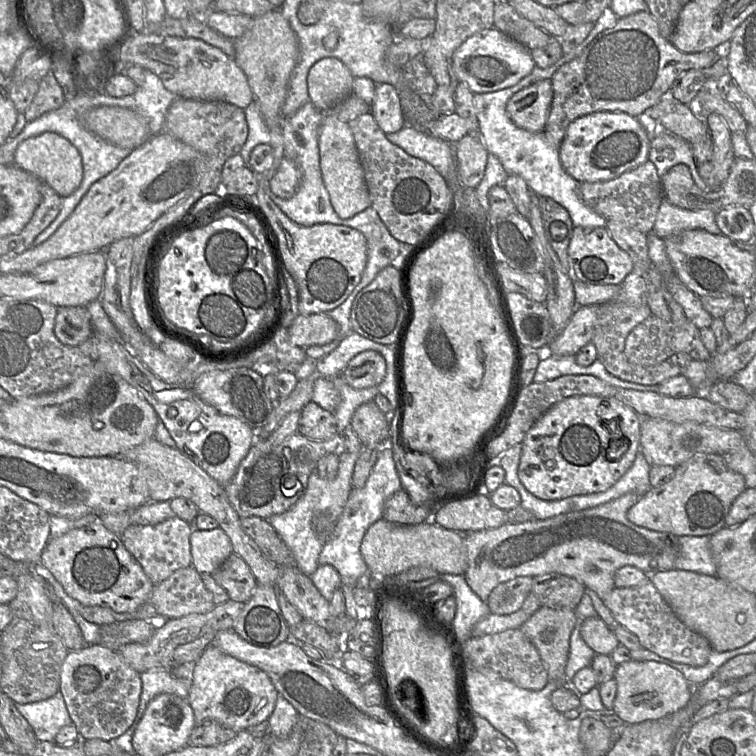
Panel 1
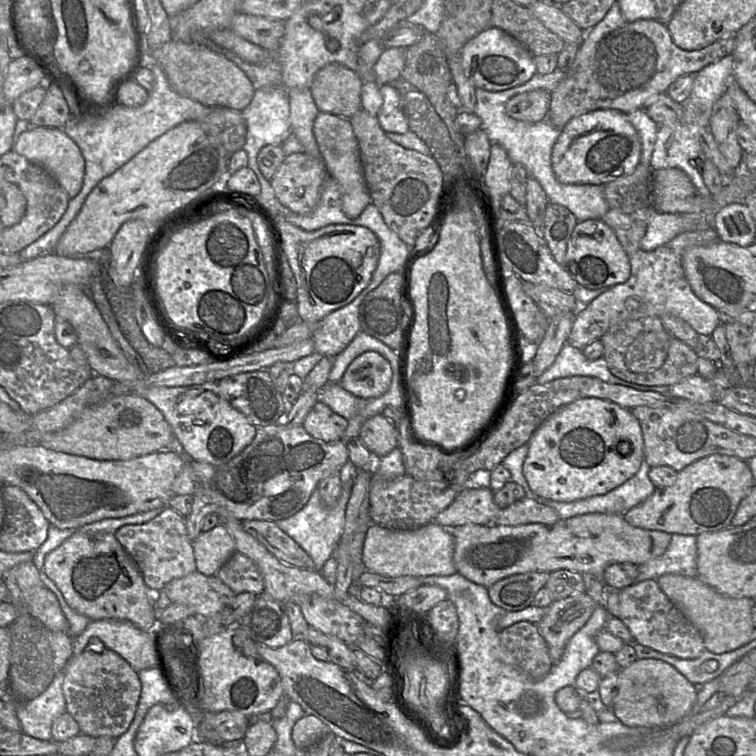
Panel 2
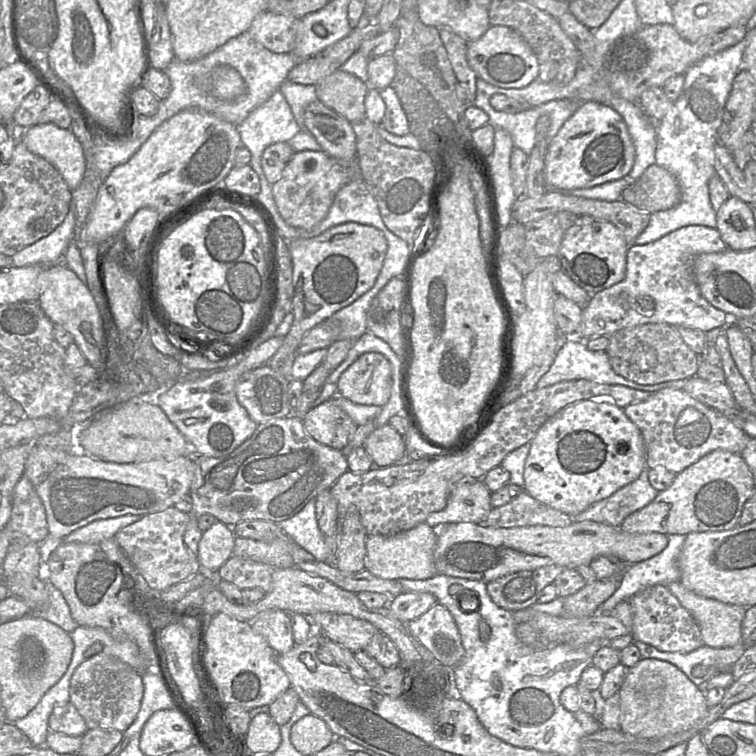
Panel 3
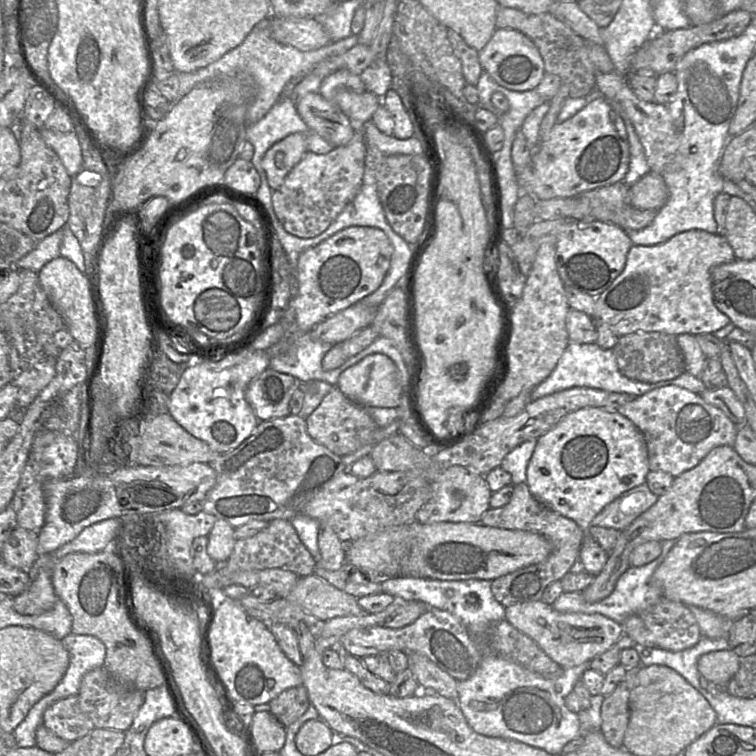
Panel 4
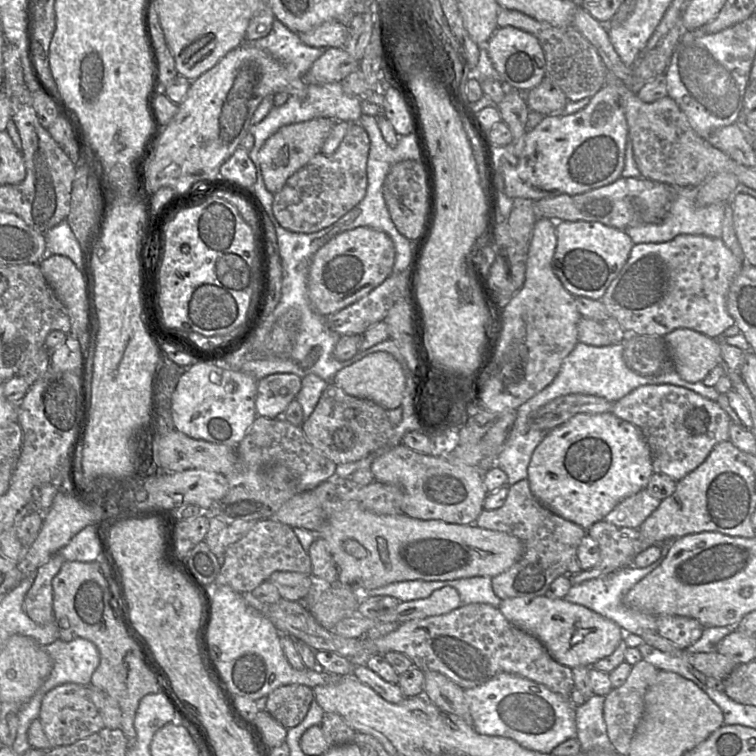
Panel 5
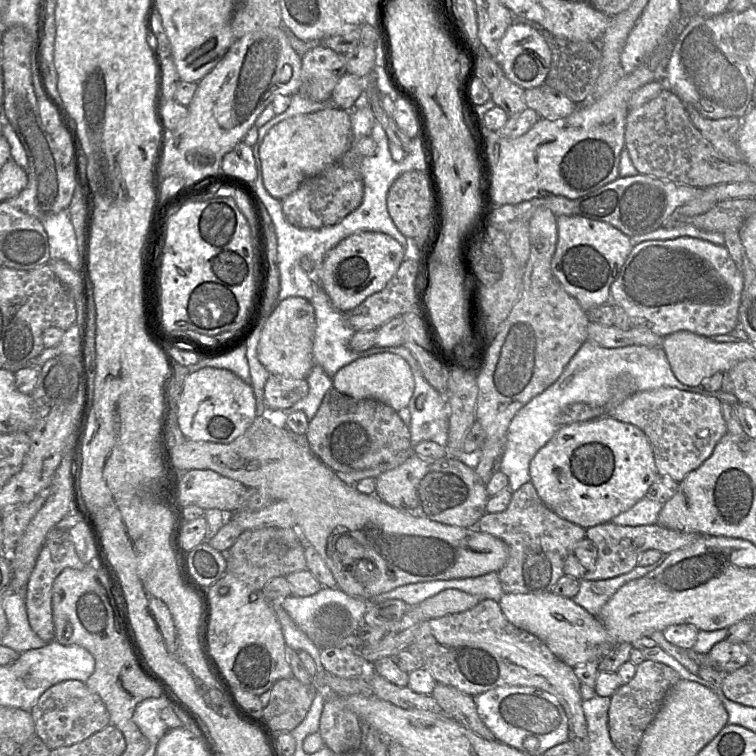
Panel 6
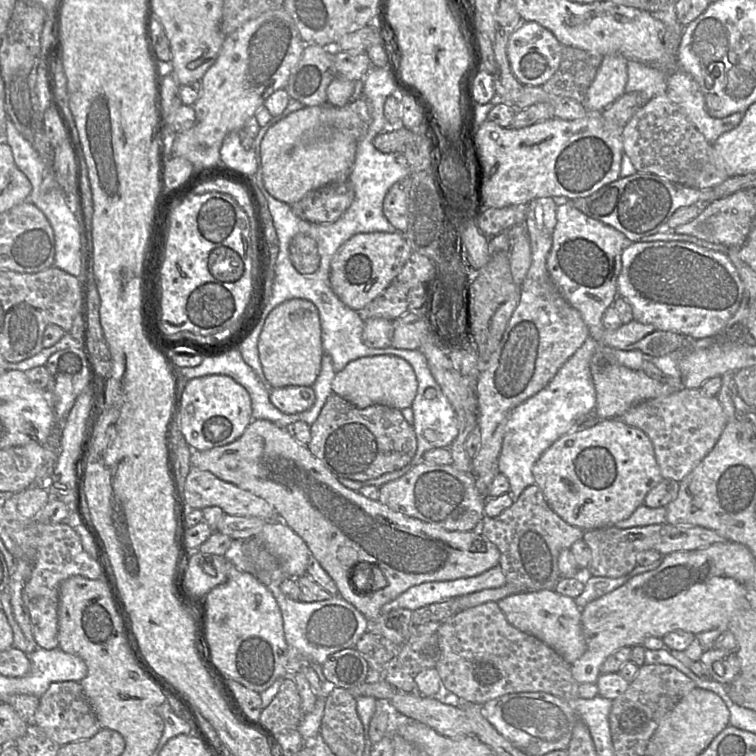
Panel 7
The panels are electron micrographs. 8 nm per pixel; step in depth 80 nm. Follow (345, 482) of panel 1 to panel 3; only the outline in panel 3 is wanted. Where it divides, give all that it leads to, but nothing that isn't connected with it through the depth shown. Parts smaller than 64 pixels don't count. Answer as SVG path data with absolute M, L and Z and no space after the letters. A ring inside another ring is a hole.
M316 499L310 500L298 514L278 525L295 543L321 562L329 562L330 555L337 551L338 532L334 536L325 536L319 528Z

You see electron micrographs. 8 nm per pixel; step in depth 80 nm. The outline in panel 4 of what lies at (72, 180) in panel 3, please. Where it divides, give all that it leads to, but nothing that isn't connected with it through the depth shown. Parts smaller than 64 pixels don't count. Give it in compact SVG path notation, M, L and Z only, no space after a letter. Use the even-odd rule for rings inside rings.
M45 127L40 133L47 146L58 155L68 175L74 177L82 165L82 150L76 133L60 133Z

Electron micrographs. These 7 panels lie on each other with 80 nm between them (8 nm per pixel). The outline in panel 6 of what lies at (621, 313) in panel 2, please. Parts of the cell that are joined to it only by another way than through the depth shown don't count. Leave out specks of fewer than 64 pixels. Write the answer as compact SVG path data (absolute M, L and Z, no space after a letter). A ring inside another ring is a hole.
M691 238L652 240L634 245L617 278L610 287L610 302L624 309L632 326L642 326L665 337L685 330L712 337L729 334L739 324L738 310L743 279L725 245Z

